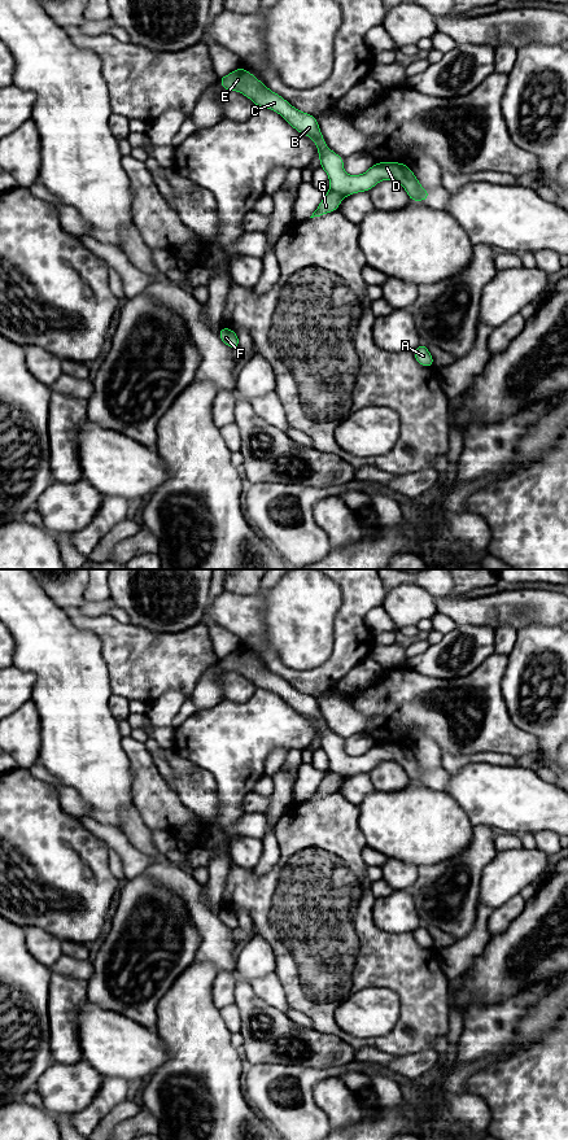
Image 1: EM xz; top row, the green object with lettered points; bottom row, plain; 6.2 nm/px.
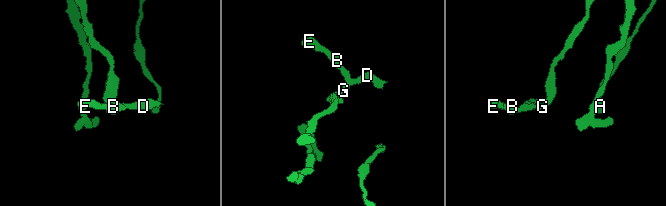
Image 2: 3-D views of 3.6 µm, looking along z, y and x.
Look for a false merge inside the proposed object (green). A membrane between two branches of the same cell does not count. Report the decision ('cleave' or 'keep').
cleave

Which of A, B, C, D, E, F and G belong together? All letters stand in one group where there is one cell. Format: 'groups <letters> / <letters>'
groups A F G / B C D E

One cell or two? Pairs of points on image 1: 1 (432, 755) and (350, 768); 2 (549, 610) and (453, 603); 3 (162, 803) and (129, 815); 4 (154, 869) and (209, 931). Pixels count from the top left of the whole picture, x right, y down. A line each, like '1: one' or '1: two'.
1: two
2: one
3: two
4: one

